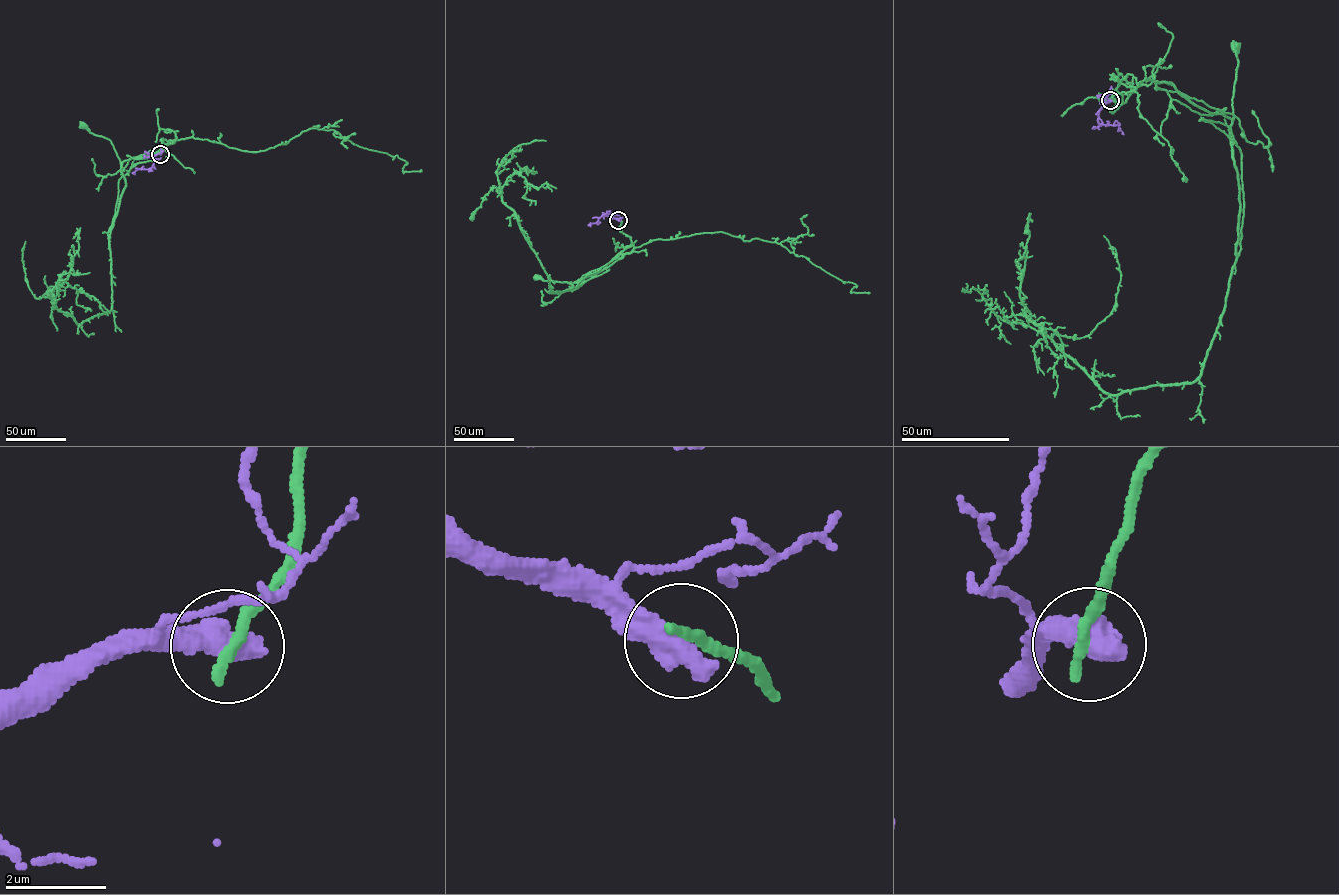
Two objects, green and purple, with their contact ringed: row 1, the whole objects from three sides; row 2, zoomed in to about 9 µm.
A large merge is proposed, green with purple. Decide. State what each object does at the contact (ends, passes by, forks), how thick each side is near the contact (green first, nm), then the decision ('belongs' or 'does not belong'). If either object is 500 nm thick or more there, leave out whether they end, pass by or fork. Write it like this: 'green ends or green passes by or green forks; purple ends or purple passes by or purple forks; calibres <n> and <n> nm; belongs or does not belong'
calibres 300 and 650 nm; does not belong

